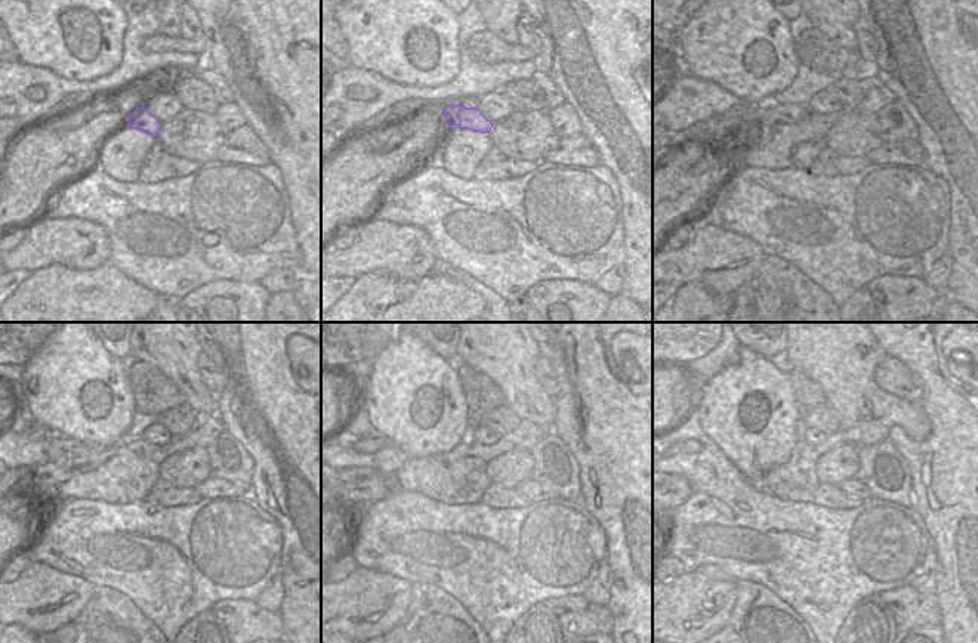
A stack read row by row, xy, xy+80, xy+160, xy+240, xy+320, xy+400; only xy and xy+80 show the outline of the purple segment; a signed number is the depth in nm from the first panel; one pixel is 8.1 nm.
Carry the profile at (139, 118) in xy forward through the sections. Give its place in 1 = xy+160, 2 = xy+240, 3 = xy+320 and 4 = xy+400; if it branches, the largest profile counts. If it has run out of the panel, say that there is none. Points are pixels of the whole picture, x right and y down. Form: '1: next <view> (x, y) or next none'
1: next xy+160 (762, 114)
2: next xy+240 (71, 448)
3: next xy+320 (361, 444)
4: next xy+400 (691, 445)

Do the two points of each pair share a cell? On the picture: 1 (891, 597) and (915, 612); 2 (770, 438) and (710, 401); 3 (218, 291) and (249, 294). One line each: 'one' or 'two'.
1: one
2: one
3: one

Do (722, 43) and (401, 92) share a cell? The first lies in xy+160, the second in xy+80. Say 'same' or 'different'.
different

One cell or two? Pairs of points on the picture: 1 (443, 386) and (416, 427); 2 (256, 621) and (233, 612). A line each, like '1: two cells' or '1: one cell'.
1: one cell
2: one cell

